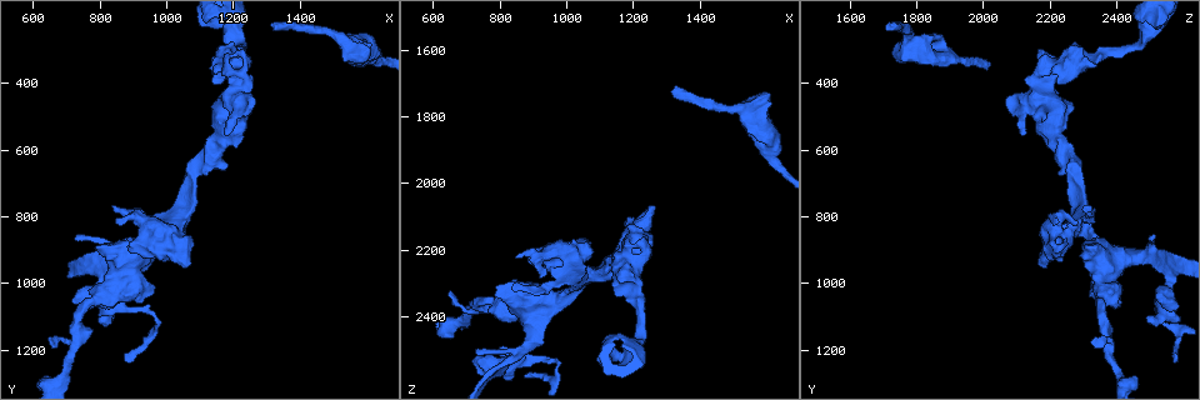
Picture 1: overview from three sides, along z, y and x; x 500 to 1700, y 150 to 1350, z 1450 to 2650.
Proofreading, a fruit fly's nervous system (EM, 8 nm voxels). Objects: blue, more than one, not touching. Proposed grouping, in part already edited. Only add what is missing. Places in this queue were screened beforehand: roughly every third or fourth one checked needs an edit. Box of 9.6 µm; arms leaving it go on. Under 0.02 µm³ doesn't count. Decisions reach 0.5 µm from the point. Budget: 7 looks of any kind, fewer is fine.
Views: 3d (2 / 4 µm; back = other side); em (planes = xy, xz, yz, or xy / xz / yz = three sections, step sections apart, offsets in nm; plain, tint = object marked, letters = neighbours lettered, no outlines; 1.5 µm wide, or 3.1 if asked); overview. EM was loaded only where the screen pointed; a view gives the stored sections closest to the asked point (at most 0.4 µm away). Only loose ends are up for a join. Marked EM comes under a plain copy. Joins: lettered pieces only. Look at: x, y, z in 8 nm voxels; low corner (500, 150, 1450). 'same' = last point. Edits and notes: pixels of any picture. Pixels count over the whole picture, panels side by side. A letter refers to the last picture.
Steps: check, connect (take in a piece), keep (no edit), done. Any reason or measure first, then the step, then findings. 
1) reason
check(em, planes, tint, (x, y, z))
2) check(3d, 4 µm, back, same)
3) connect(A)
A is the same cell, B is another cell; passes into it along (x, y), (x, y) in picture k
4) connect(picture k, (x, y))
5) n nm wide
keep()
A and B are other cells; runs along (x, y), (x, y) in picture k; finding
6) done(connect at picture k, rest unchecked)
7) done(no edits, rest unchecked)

thick end
check(3d, 2 µm, (830, 1050, 2410))

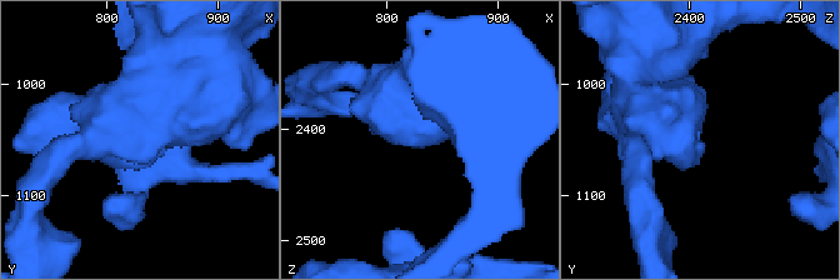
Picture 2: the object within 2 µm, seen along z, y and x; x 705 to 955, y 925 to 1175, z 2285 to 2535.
arms of 220, 440 nm
check(em, planes, letters, (834, 1052, 2412))

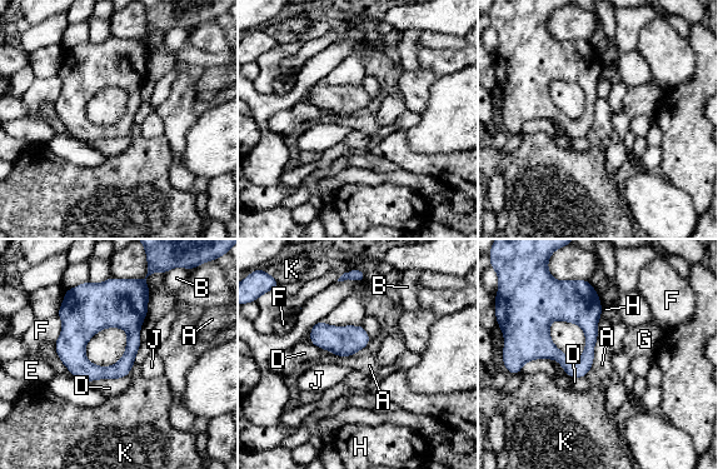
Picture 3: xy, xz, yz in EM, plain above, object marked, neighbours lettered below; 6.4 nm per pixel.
keep()
A, B, D, E, F, G, H, J and K are other cells; border along (599, 338), (594, 345), (591, 368) in picture 3; none of them fits

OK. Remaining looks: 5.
free end
check(em, planes, letters, (650, 1190, 2320))

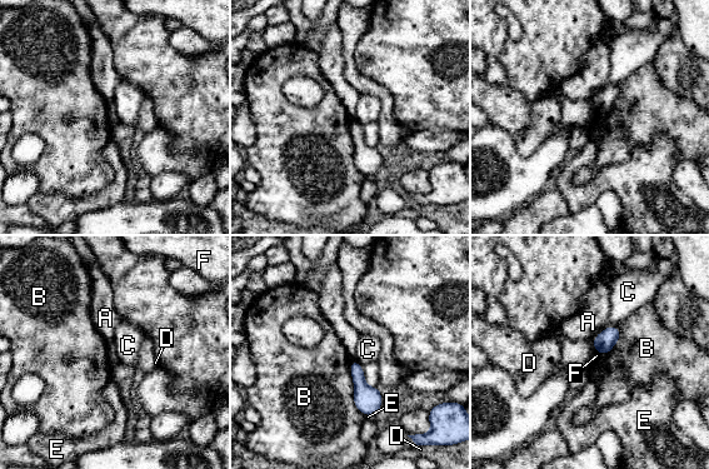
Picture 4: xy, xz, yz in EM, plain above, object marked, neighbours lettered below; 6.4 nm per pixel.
90 nm wide
keep()
A, B, C, D, E and F are other cells; border along (350, 360), (353, 404), (365, 415) in picture 4; none of them fits

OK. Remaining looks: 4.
free end
check(3d, 2 µm, (1320, 230, 1720))

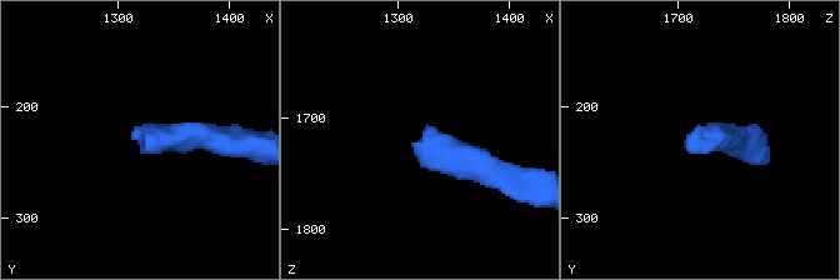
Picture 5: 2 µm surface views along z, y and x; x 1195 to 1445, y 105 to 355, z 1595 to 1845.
check(em, planes, letters, (1314, 230, 1724))

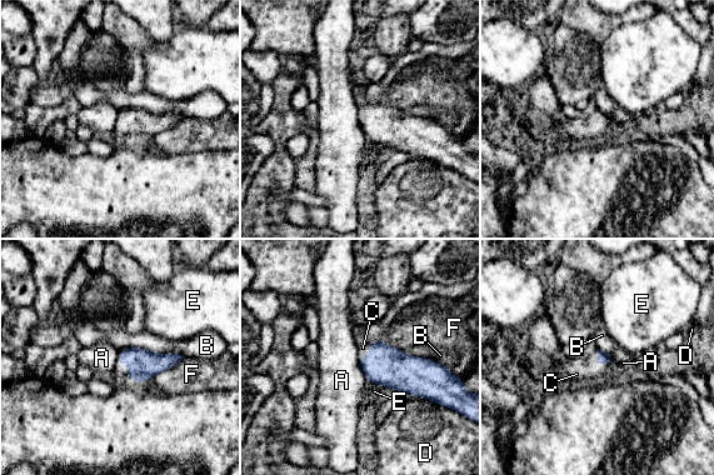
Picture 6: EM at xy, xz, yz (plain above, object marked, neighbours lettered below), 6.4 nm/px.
connect(C)
C is the same cell, A, B, D, E and F are other cells; passes into it along (143, 365), (128, 368), (119, 374) in picture 6; it goes on there

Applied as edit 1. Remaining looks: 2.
done(connect at picture 6, rest unchecked)

